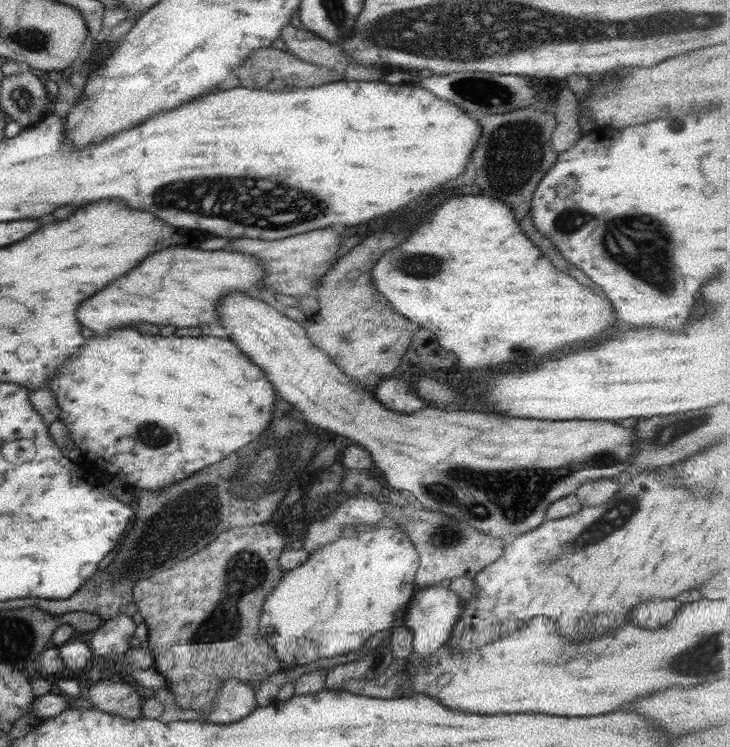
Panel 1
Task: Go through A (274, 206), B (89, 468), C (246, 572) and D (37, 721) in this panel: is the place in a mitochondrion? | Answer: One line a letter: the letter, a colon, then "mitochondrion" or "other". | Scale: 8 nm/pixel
A: mitochondrion
B: other
C: mitochondrion
D: other

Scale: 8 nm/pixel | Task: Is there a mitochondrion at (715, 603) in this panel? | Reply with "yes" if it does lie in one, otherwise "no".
no

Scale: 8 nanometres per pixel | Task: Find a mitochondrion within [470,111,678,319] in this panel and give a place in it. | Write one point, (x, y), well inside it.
(514, 183)

